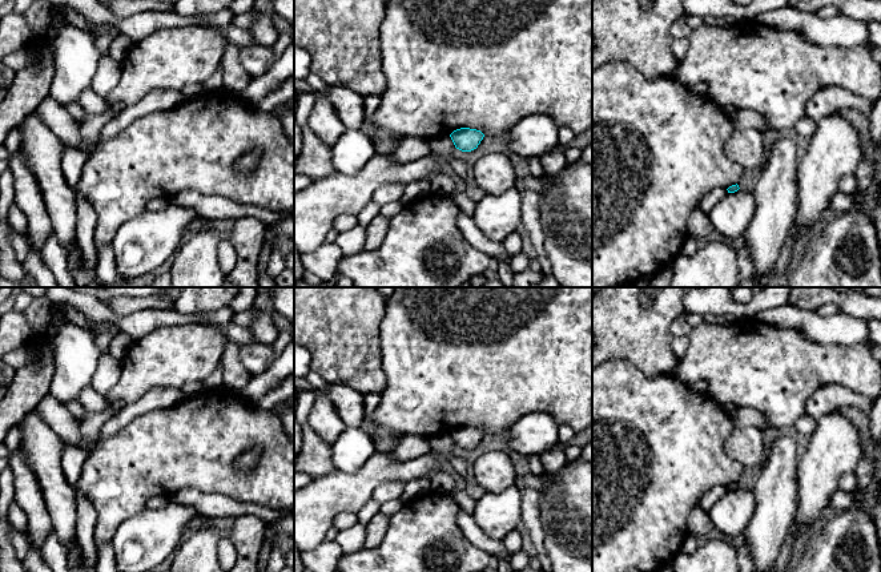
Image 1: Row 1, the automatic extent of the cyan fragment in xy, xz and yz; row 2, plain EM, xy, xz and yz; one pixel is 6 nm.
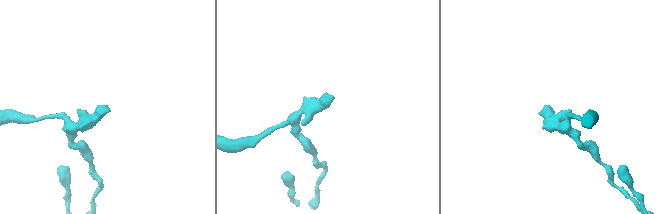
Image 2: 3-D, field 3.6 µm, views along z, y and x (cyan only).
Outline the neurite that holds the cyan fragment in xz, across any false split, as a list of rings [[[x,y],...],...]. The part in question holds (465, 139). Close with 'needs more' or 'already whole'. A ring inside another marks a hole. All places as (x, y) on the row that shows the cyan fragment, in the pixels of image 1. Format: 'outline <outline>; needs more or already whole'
outline [[[460,128],[450,134],[456,149],[462,152],[471,152],[478,148],[484,134],[480,130]]]; already whole

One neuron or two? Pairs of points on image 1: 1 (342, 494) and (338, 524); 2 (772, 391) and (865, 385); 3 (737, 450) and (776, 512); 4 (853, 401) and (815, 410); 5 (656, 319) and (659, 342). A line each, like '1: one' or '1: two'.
1: two
2: one
3: two
4: one
5: one

